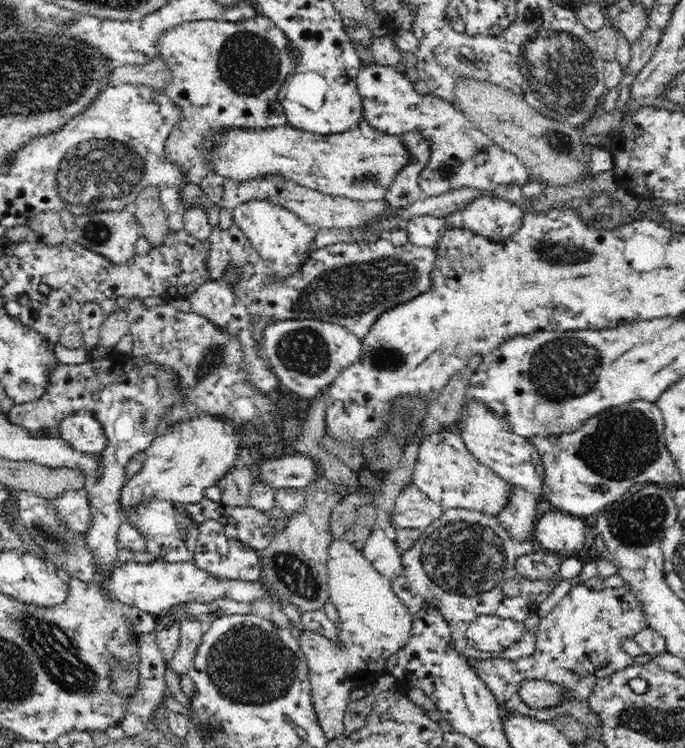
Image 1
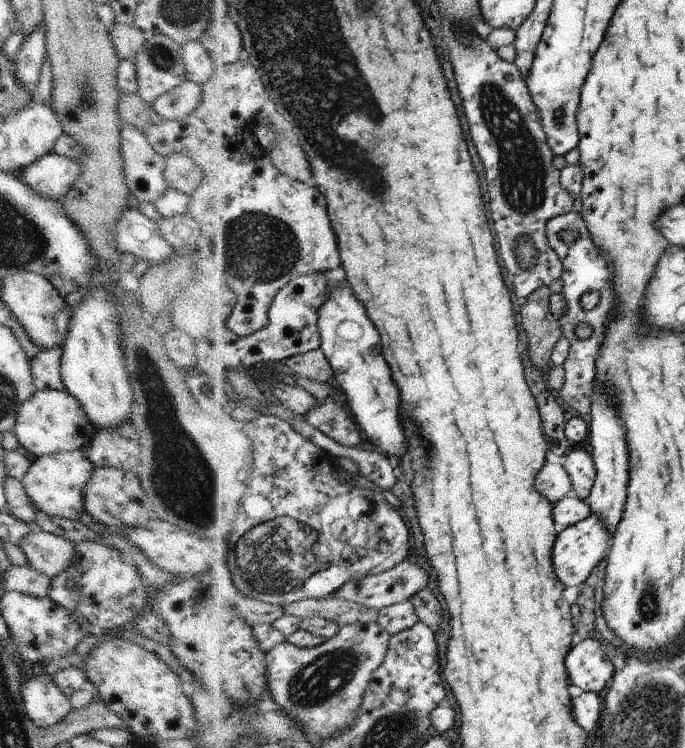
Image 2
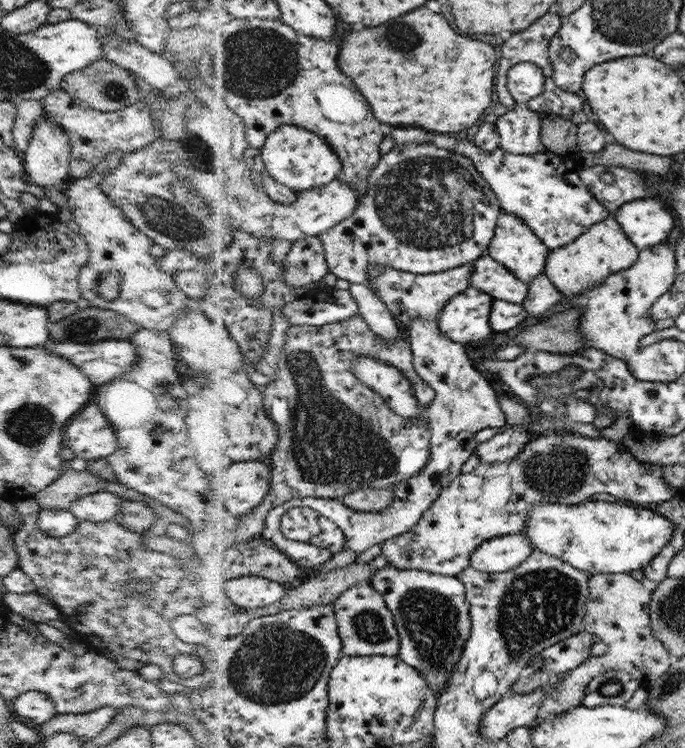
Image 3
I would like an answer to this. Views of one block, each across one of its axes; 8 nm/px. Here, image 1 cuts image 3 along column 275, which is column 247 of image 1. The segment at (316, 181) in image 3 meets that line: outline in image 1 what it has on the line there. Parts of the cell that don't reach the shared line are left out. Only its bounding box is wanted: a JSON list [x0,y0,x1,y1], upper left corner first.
[214,120,418,200]

